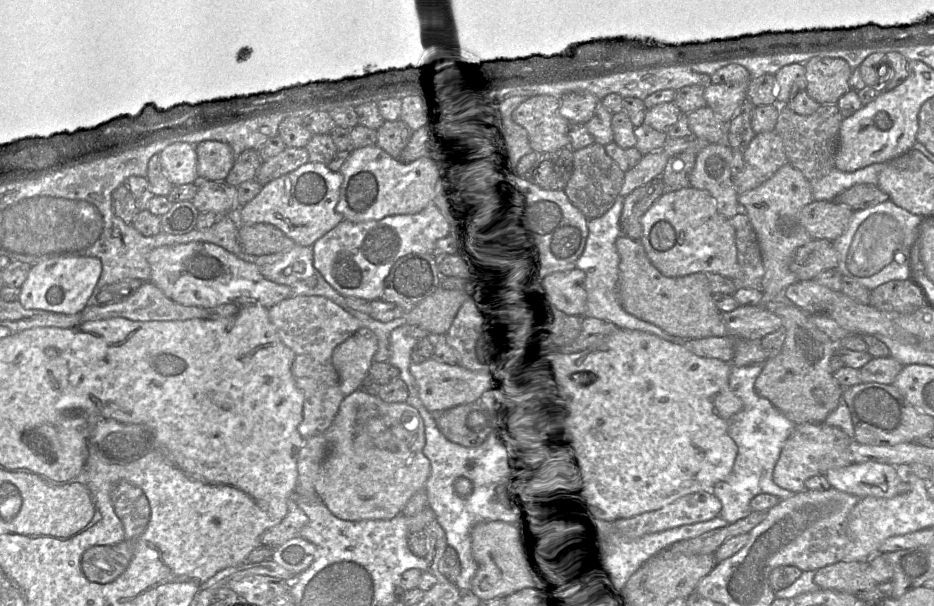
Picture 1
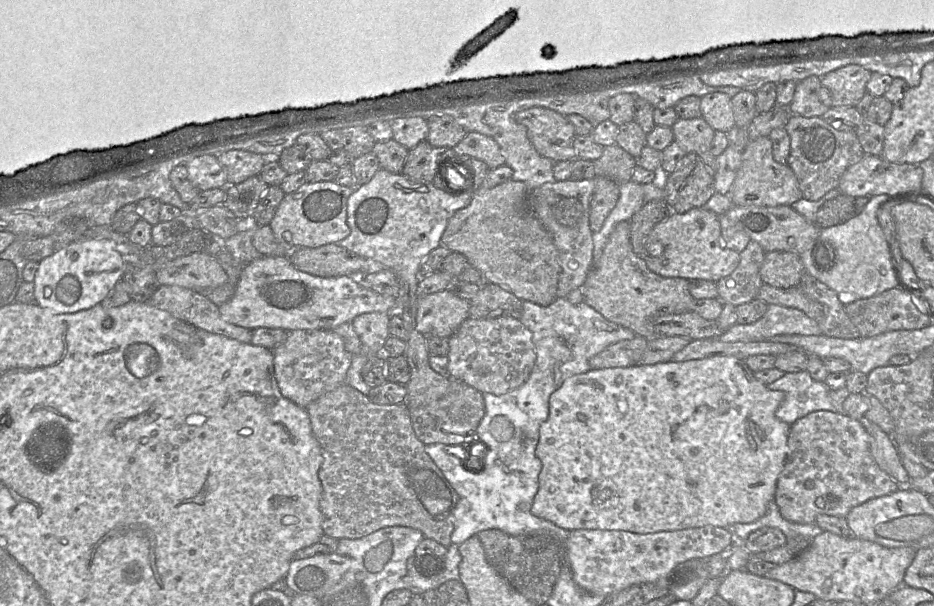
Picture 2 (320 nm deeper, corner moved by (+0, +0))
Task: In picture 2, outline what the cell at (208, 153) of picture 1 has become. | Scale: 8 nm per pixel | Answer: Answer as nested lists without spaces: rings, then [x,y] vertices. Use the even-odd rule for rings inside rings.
[[[230,150],[217,158],[223,166],[228,185],[239,184],[252,176],[258,176],[266,157],[242,150]]]

